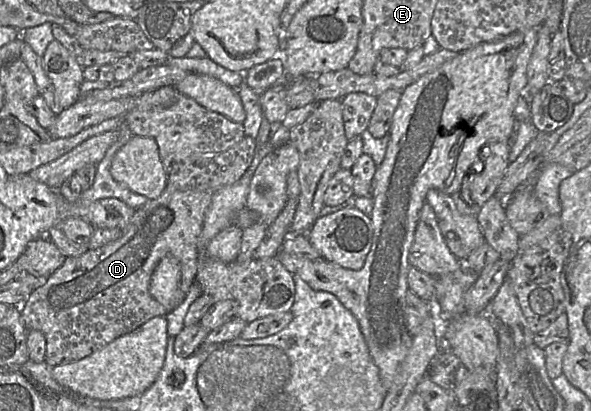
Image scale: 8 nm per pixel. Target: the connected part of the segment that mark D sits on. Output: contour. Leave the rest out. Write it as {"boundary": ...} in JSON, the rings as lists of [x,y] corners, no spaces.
{"boundary":[[[211,188],[186,191],[164,191],[157,198],[149,199],[135,209],[121,236],[97,249],[66,257],[46,282],[35,289],[20,306],[21,316],[28,332],[41,331],[46,339],[45,363],[56,365],[80,360],[102,348],[115,338],[144,324],[152,317],[166,315],[166,309],[149,292],[152,273],[165,256],[176,257],[181,265],[181,288],[187,295],[195,282],[200,256],[199,236],[204,215],[215,190]]]}

